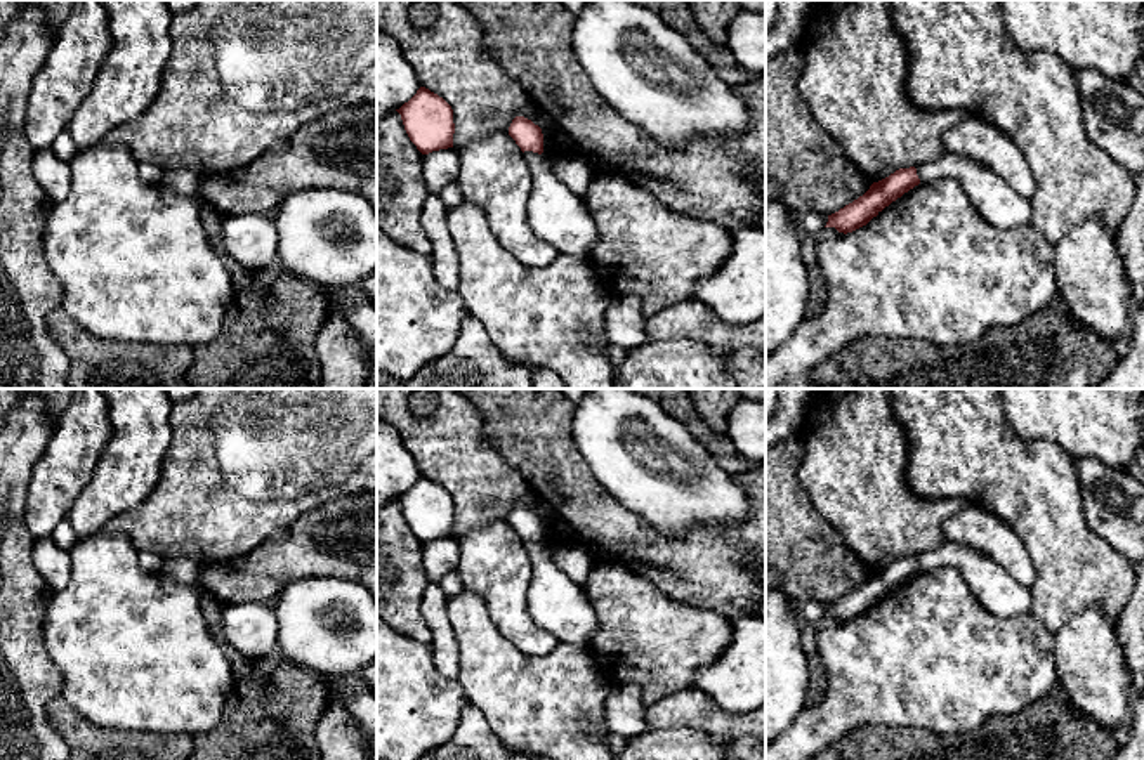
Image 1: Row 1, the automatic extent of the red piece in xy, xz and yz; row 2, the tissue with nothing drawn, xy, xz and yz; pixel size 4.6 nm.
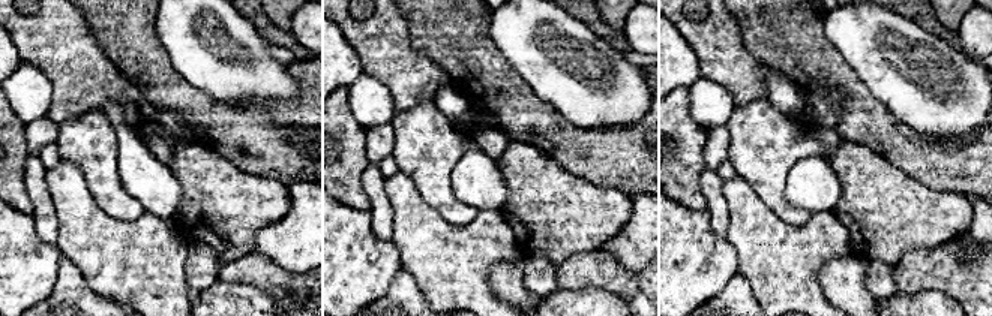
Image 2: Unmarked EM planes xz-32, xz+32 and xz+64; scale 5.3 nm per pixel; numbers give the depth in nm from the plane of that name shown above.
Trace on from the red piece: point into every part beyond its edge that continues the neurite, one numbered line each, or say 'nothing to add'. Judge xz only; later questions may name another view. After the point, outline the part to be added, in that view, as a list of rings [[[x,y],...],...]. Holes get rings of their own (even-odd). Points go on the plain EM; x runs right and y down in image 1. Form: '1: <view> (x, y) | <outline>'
1: xz (558, 604) | [[[524,540],[533,564],[528,613],[536,626],[559,642],[588,651],[597,628],[597,614],[583,586],[568,578],[552,560],[549,543]]]

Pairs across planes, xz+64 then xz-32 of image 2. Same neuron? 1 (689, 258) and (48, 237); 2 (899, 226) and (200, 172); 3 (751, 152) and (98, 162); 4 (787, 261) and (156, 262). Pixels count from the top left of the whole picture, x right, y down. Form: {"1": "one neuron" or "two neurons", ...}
{"1": "two neurons", "2": "one neuron", "3": "one neuron", "4": "one neuron"}

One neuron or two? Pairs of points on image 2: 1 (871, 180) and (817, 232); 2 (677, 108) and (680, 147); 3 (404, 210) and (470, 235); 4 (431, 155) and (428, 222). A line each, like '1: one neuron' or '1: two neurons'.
1: two neurons
2: one neuron
3: one neuron
4: two neurons

